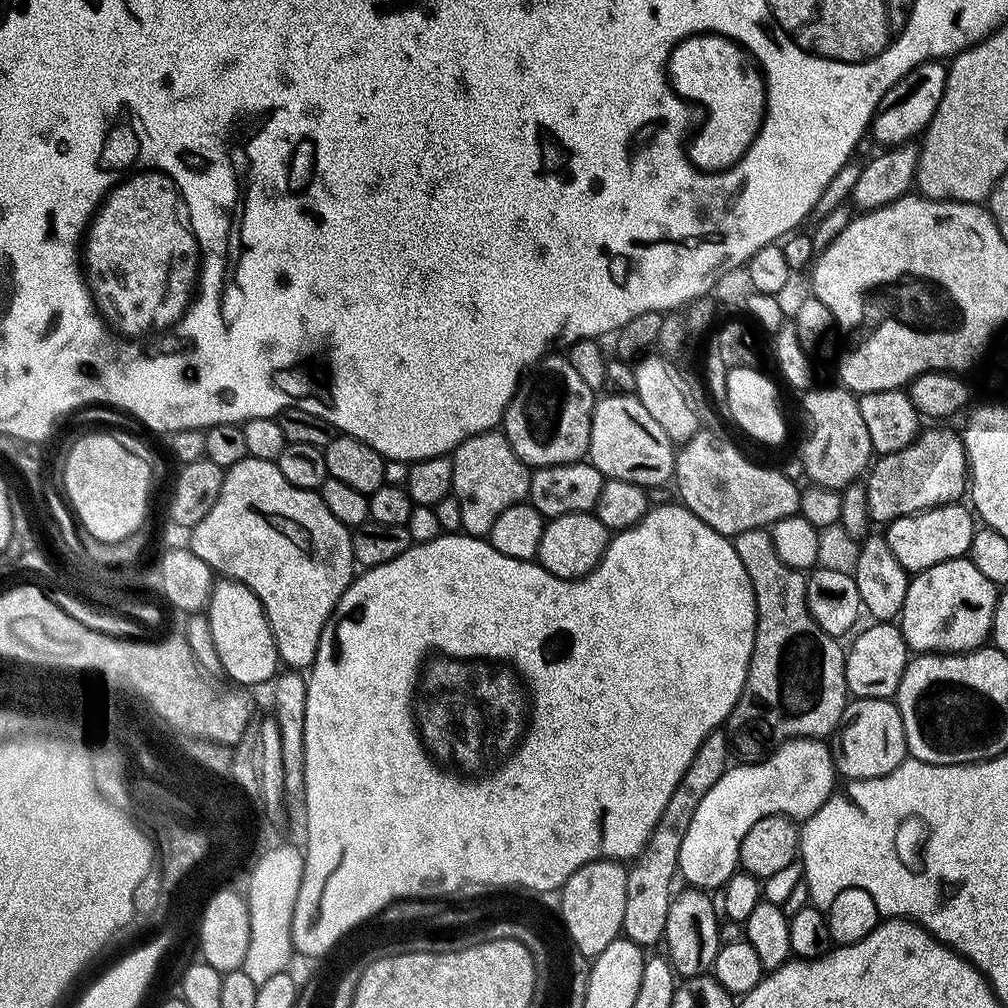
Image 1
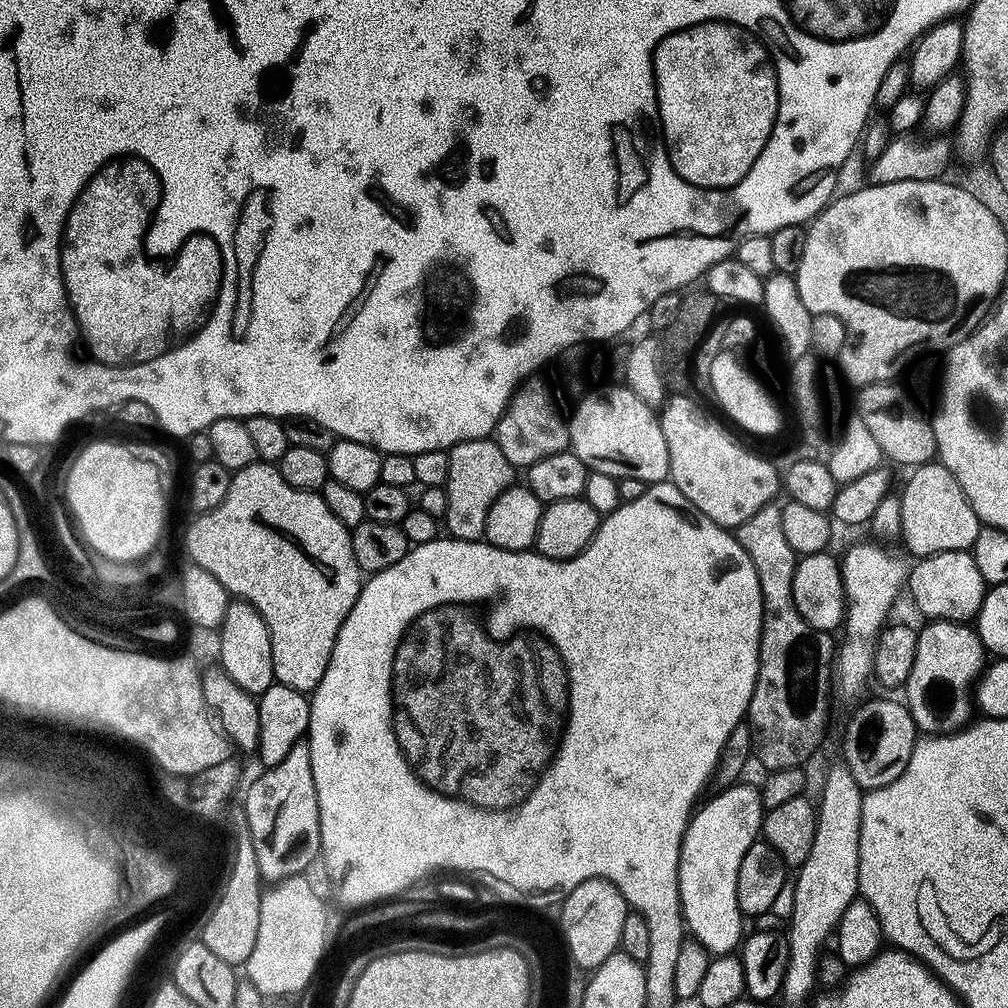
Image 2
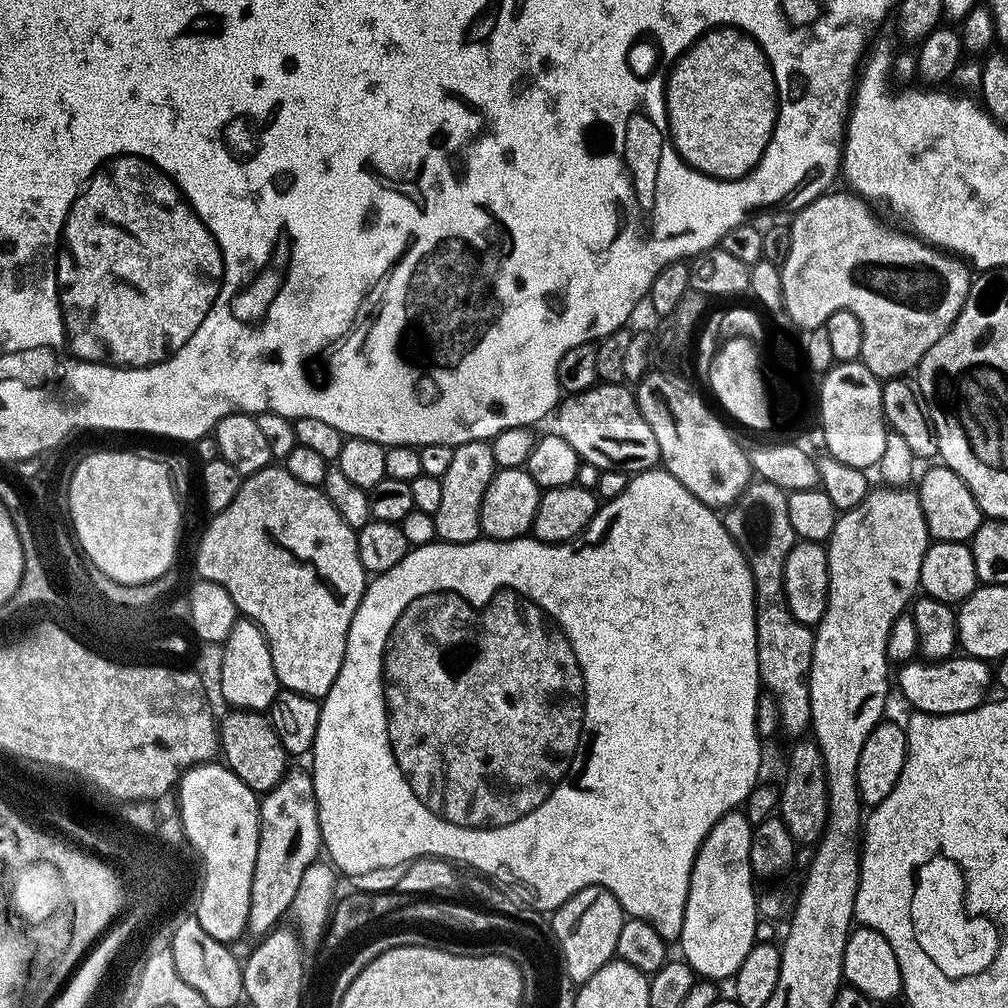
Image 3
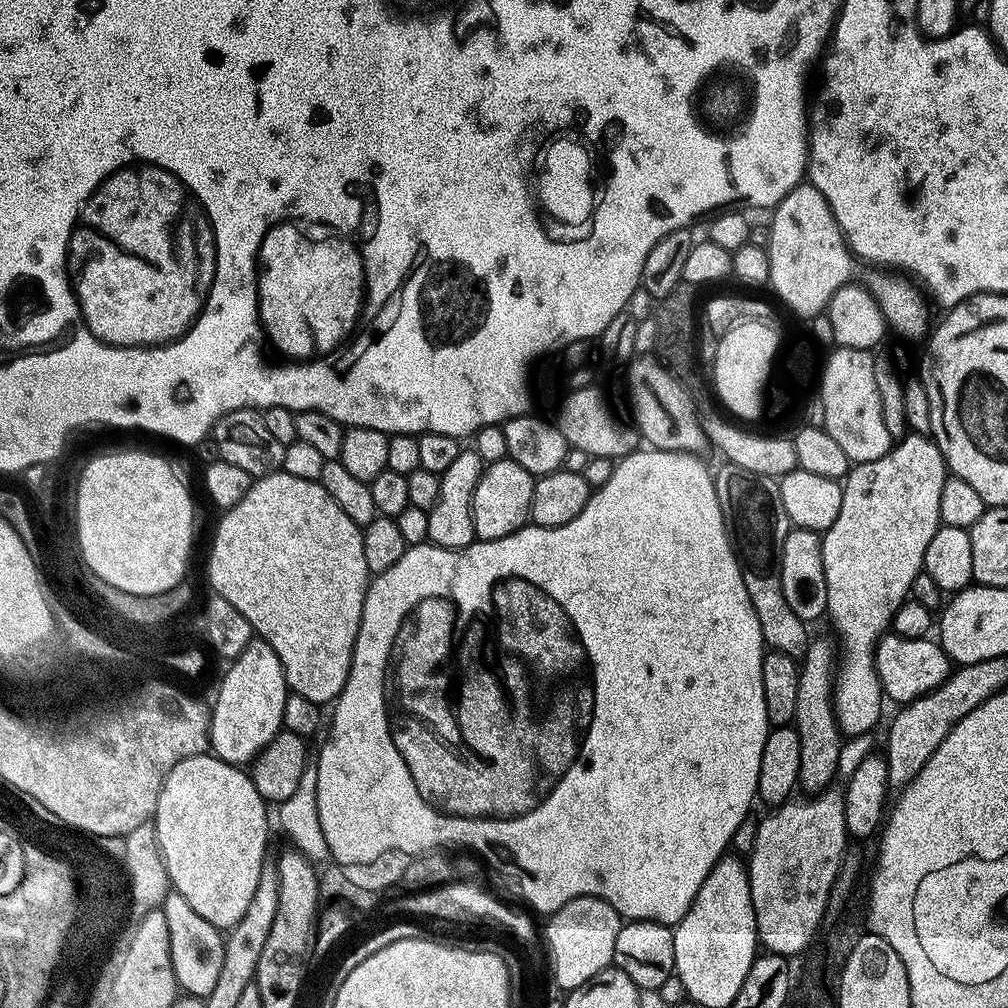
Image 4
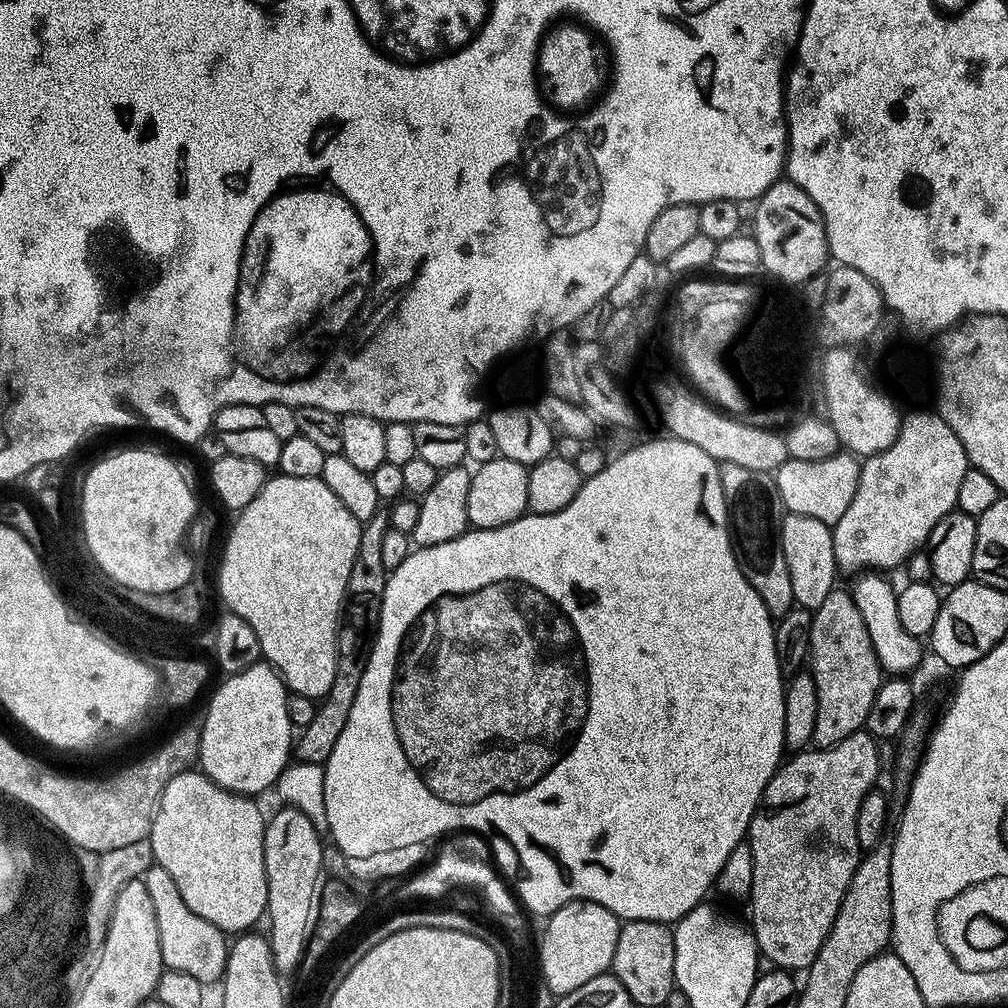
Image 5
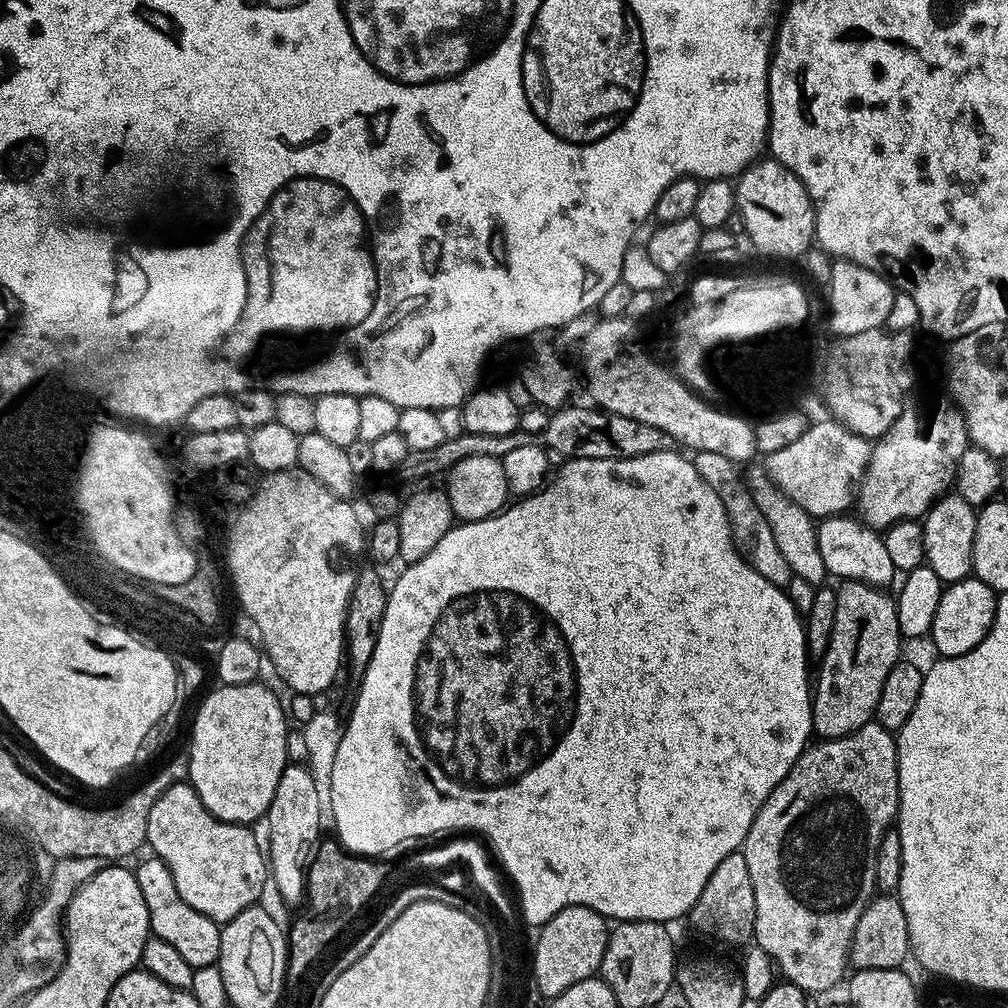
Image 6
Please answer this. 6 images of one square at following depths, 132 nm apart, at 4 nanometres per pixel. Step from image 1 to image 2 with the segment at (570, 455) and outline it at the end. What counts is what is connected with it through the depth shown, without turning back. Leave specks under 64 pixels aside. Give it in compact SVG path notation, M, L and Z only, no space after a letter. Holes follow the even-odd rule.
M532 392L513 399L509 409L496 426L494 439L510 463L527 466L542 458L550 458L559 452L569 451L569 417L560 404L548 392Z

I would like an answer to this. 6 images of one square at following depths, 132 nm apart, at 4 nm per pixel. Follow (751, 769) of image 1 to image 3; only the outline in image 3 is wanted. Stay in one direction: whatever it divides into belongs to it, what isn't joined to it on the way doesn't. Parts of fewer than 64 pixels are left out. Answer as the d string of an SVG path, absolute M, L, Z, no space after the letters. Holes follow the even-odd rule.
M737 810L735 812L728 812L722 817L715 826L710 830L710 834L706 834L706 838L702 842L702 846L696 855L696 861L692 867L690 874L690 890L686 898L686 910L682 918L682 930L680 931L680 938L678 947L684 951L683 959L687 961L689 967L693 969L697 977L713 982L721 982L727 978L735 977L736 972L742 966L742 962L746 958L746 954L750 954L753 944L757 943L758 936L756 936L756 920L758 921L758 888L755 888L754 877L752 875L752 867L750 866L750 838L752 837L752 829L754 825L745 818L743 811Z

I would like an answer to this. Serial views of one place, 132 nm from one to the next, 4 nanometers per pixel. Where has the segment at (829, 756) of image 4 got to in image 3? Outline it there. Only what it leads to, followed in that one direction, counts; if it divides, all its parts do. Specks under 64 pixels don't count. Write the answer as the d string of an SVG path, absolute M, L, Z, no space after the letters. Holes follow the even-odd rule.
M800 738L795 741L788 756L788 769L784 772L784 784L779 785L780 821L790 830L797 845L815 845L828 826L828 779L826 766L822 760L822 750L815 739Z

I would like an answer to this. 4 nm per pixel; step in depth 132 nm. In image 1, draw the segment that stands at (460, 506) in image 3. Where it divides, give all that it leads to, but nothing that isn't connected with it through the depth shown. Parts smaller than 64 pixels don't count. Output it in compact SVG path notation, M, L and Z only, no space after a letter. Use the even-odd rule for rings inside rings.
M503 431L477 432L475 436L466 438L459 444L451 453L451 458L454 466L451 495L456 496L458 506L462 506L462 529L467 535L477 538L487 537L498 514L502 514L502 510L510 510L510 506L528 500L528 487L532 481L532 472L529 465L520 460L518 454L514 454Z

